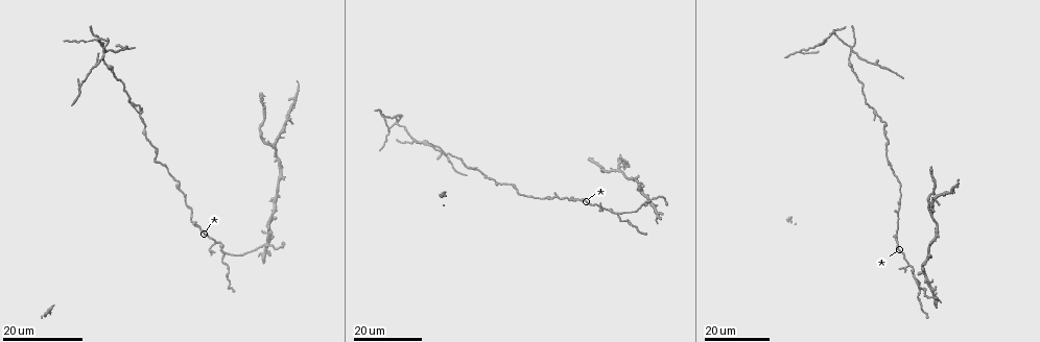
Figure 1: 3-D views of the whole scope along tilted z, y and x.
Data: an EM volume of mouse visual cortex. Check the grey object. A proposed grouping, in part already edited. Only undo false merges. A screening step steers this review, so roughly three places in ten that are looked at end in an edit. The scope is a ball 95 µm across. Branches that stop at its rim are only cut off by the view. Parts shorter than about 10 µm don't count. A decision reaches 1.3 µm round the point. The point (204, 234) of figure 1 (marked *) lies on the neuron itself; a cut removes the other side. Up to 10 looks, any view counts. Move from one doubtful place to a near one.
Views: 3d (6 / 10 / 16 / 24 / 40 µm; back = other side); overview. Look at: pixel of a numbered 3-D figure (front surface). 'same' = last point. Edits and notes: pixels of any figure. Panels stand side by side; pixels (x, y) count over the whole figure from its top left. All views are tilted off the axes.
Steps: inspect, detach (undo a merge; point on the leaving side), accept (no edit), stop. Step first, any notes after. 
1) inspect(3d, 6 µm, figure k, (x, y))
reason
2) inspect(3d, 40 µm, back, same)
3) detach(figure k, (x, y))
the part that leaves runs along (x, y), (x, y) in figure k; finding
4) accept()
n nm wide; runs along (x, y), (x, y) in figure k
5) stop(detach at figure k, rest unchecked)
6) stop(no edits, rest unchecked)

inspect(3d, 16 µm, figure 1, (616, 214))
three arms meet

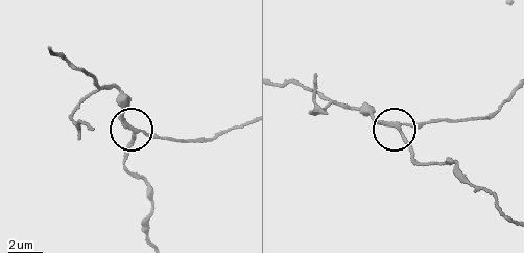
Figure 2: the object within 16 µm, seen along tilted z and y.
inspect(3d, 6 µm, figure 2, (139, 132))

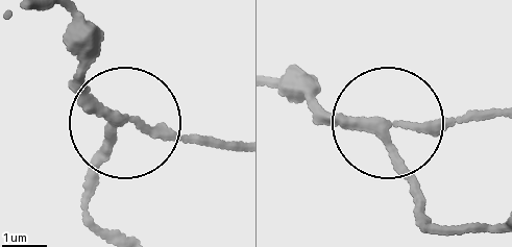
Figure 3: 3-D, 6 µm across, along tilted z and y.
detach(figure 3, (185, 137))
side arm 17 µm; the part that leaves runs along (133, 117), (235, 145) in figure 3; a second neuron is stuck on

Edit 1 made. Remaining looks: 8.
inspect(overview)

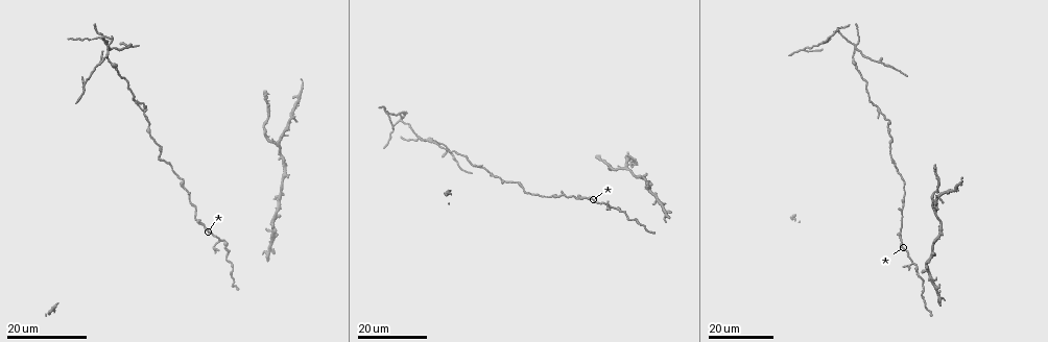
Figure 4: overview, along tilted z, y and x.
inspect(3d, 16 µm, figure 4, (583, 196))
arms run side by side

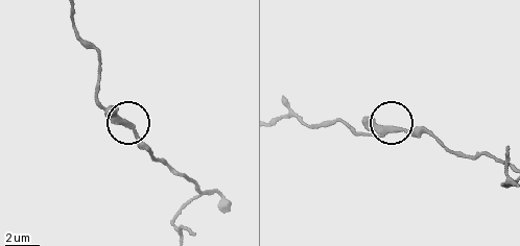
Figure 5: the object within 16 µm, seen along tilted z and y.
inspect(3d, 10 µm, figure 5, (384, 129))

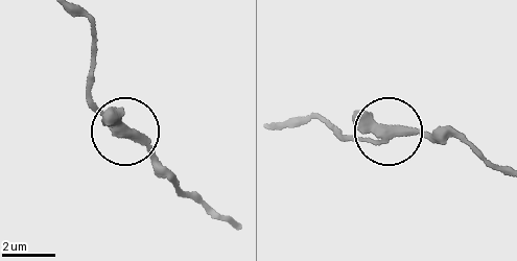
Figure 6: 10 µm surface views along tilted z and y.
accept()
290 nm wide; runs along (466, 145), (406, 127), (376, 140), (339, 139) in figure 6; continuous, no second neuron

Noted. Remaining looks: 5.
inspect(3d, 16 µm, figure 4, (855, 48))

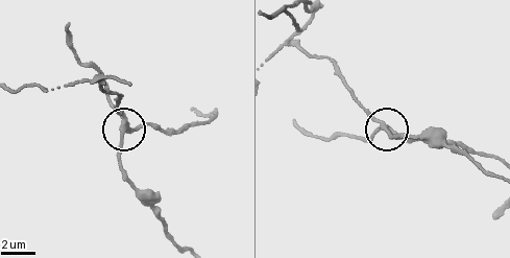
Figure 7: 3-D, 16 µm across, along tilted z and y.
inspect(3d, 6 µm, figure 7, (127, 127))

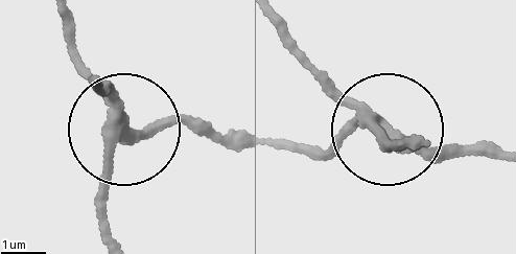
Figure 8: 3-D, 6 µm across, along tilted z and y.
detach(figure 8, (141, 133))
side arm 21 µm; 4 arms; a second neuron is stuck on

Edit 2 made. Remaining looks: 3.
inspect(overview)

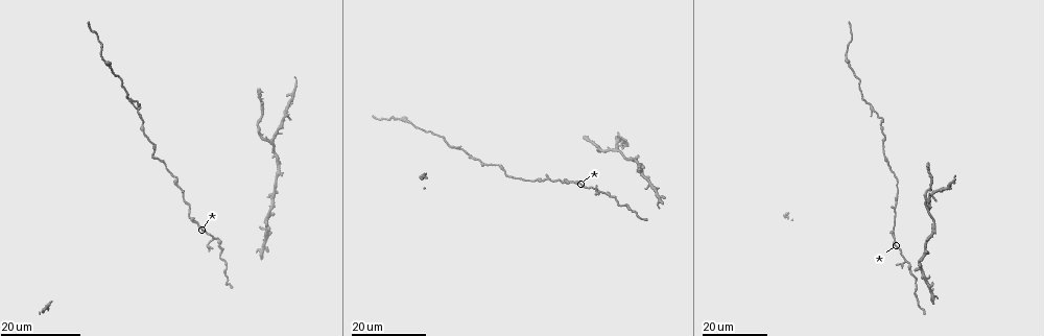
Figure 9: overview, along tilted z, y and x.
inspect(3d, 16 µm, figure 9, (883, 119))
thick turns thin

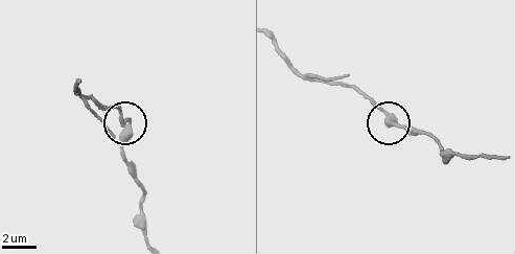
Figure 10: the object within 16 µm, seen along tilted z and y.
inspect(3d, 10 µm, same)

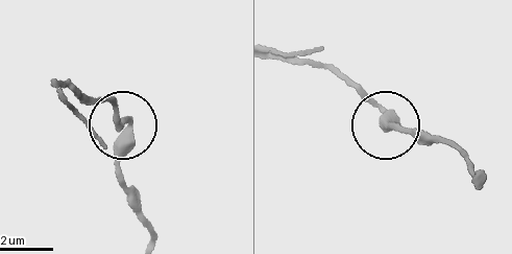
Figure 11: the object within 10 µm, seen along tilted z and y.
accept()
runs along (480, 174), (471, 172), (453, 144), (391, 124), (342, 76) in figure 11; one neuron here

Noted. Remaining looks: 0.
stop(detach at figure 3, detach at figure 8, rest unchecked)

